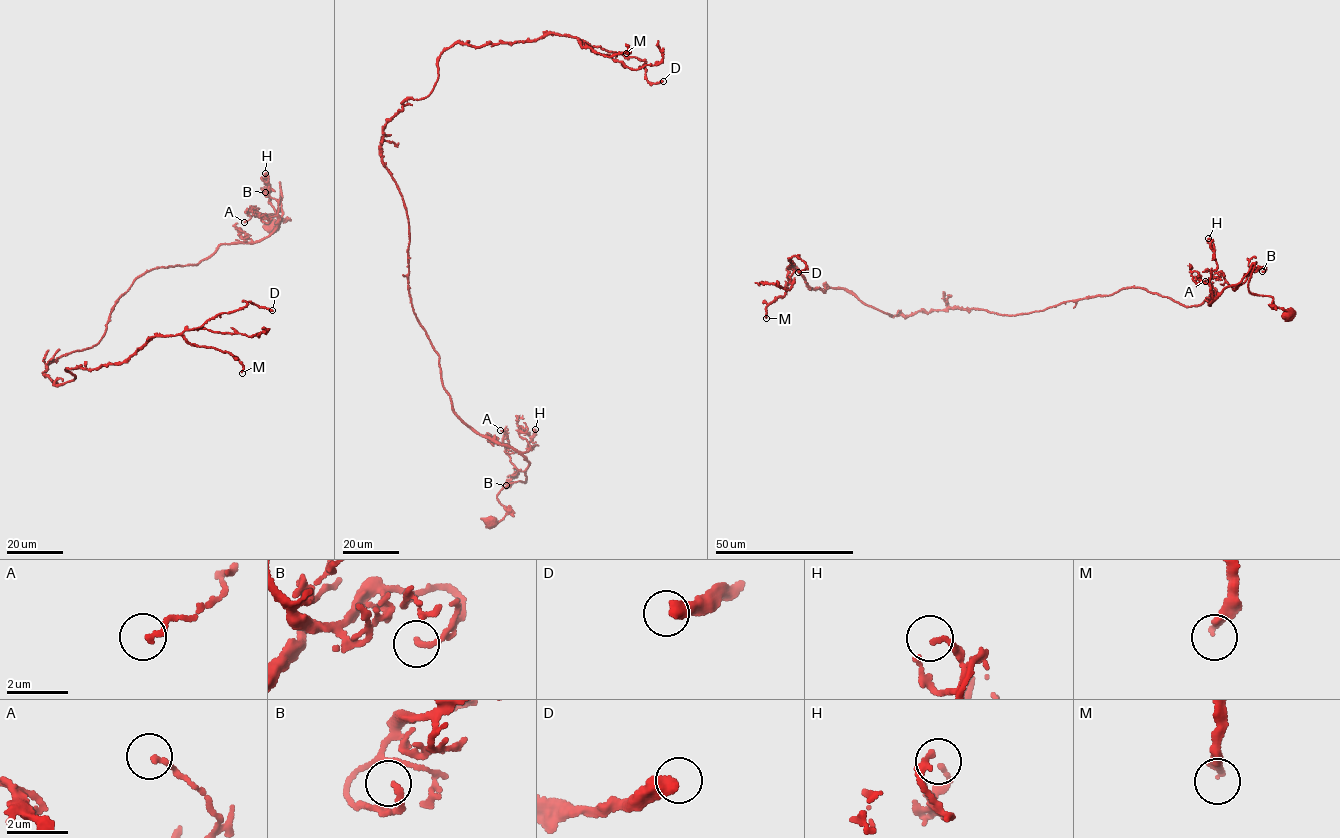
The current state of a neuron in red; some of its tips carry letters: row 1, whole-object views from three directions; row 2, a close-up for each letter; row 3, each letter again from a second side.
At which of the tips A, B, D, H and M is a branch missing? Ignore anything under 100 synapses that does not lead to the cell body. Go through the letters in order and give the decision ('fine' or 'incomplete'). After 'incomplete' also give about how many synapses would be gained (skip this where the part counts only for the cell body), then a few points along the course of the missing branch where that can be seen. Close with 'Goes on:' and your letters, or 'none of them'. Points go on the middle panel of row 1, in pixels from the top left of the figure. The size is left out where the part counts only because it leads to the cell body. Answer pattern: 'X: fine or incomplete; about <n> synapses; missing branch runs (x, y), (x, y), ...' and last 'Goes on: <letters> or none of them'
A: fine
B: fine
D: fine
H: fine
M: incomplete; about 120 synapses; missing branch runs (626, 53), (657, 18), (689, 48)
Goes on: M

